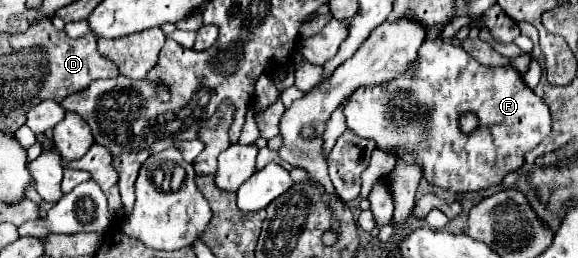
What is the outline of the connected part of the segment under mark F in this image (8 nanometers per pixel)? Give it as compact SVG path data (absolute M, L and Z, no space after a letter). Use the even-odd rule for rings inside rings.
M442 39L424 41L418 49L416 69L408 69L396 79L380 85L366 85L352 93L346 105L346 125L358 137L374 139L382 151L388 151L396 161L416 163L422 167L422 177L436 187L462 193L498 185L508 171L522 169L524 155L534 149L552 129L548 105L522 81L512 67L486 67L472 59L462 47L444 43ZM472 113L478 117L478 127L472 133L460 129L460 117Z

